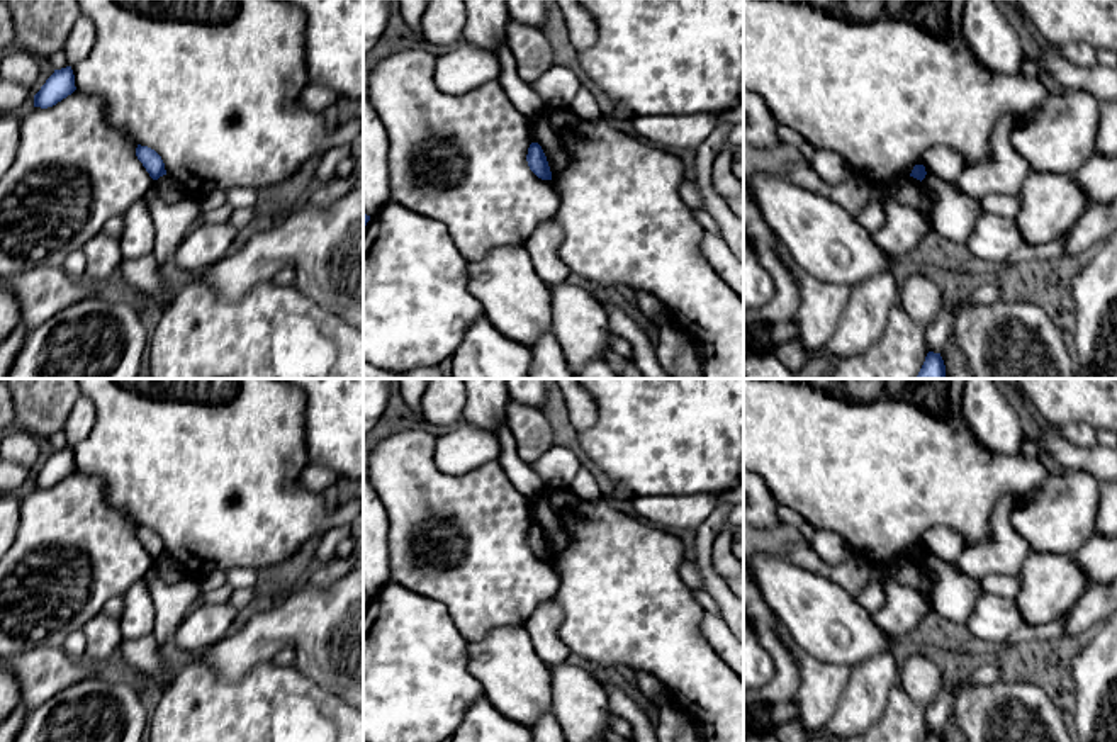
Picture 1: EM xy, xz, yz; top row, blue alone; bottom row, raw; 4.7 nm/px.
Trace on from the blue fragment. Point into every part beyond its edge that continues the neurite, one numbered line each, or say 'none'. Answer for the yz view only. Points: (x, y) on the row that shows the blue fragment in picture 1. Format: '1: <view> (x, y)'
none

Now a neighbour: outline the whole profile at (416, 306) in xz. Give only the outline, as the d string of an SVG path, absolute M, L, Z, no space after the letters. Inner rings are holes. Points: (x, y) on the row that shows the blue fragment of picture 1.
M390 200L370 217L363 228L363 360L397 374L440 365L452 357L467 329L480 318L482 304L467 287L467 260L443 222Z

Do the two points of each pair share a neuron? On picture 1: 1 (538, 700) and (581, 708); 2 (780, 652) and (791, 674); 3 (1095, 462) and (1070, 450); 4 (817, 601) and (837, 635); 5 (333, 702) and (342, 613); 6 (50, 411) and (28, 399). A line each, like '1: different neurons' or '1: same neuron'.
1: different neurons
2: same neuron
3: same neuron
4: same neuron
5: different neurons
6: same neuron

